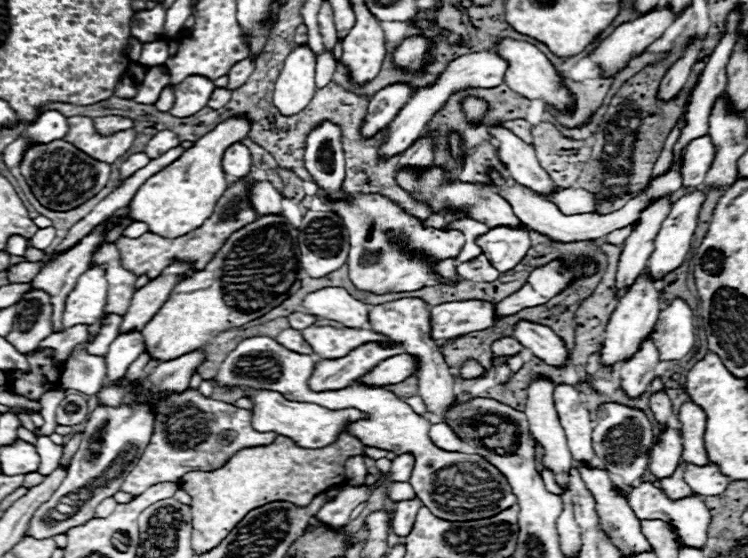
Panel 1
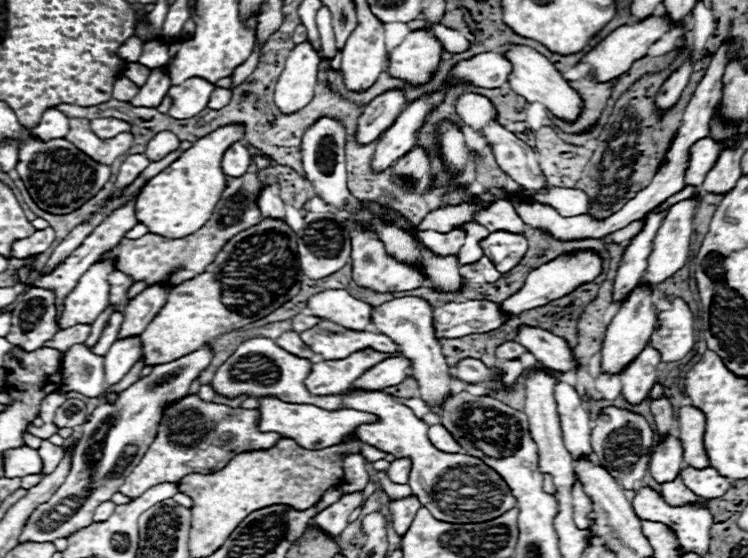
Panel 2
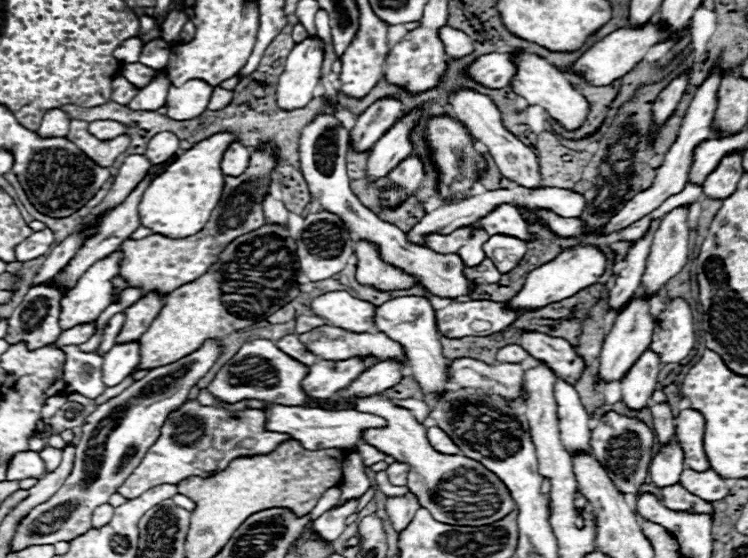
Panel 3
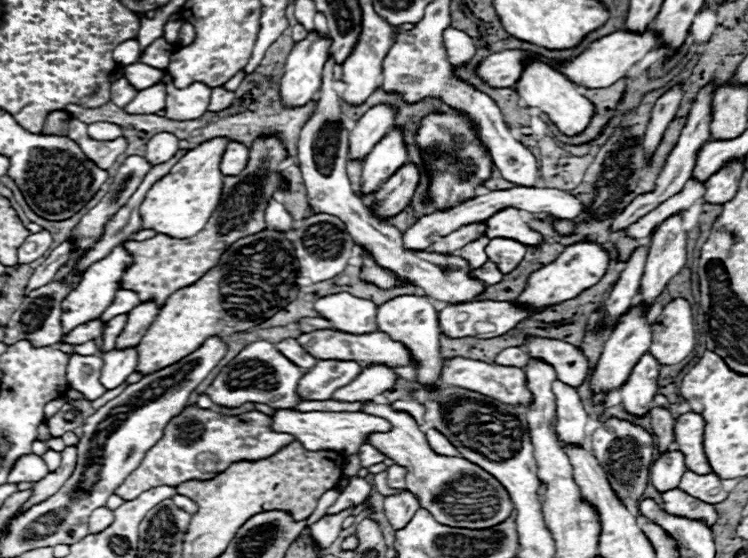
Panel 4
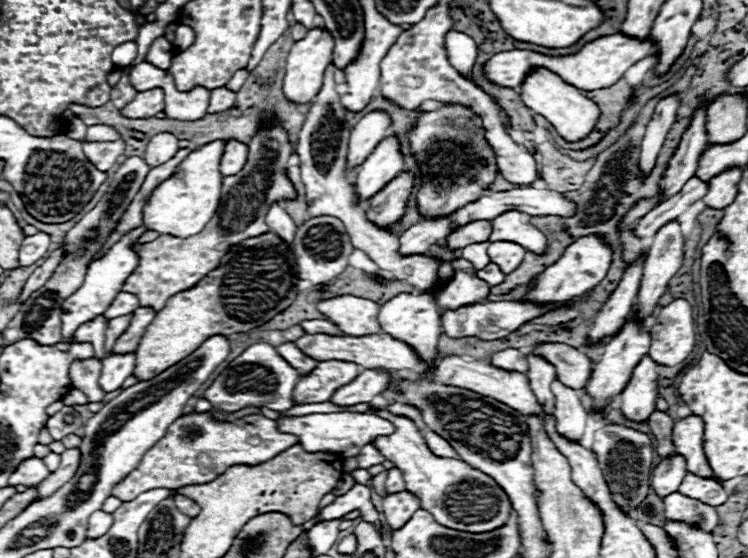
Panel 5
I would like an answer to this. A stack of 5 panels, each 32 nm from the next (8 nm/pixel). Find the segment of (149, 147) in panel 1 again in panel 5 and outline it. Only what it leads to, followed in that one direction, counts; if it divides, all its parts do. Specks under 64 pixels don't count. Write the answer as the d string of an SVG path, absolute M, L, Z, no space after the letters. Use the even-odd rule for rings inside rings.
M160 132L160 134L152 136L152 140L148 142L144 160L148 166L154 168L156 164L164 164L164 160L170 160L178 150L180 150L178 138L170 132Z

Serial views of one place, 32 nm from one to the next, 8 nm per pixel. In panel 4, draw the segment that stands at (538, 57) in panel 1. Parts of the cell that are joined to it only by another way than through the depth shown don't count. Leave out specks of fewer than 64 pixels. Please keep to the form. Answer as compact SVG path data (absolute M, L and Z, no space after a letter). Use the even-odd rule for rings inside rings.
M528 60L524 64L524 70L514 88L528 106L538 106L566 136L574 136L574 134L582 132L592 118L592 112L594 112L592 102L578 92L578 86L574 86L558 70L554 70L552 66L548 66L542 60Z

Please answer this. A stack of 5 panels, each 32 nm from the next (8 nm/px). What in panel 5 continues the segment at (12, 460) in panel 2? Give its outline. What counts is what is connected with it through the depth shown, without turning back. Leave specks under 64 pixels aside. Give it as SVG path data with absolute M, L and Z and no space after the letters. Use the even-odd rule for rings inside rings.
M36 456L28 458L28 460L22 460L20 466L16 468L16 472L12 472L10 476L10 484L12 486L18 486L18 484L26 484L26 486L36 486L40 484L46 476L48 476L48 468L44 466L44 462Z

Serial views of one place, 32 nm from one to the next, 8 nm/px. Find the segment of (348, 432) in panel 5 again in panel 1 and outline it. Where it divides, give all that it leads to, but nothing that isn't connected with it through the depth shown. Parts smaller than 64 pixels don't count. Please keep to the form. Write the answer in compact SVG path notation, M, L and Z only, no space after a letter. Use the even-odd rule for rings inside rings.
M246 390L246 396L254 402L252 406L252 426L260 432L276 432L292 438L302 448L322 448L332 444L342 430L346 430L348 420L358 420L362 412L350 410L328 410L310 402L294 402L286 400L280 392L272 390Z

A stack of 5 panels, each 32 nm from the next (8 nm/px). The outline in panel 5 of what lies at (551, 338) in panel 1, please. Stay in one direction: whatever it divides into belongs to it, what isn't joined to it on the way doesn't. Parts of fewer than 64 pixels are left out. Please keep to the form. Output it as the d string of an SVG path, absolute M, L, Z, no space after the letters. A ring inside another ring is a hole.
M542 342L532 348L532 354L544 356L556 368L558 380L574 390L584 388L594 370L594 364L590 362L590 358L568 344Z

